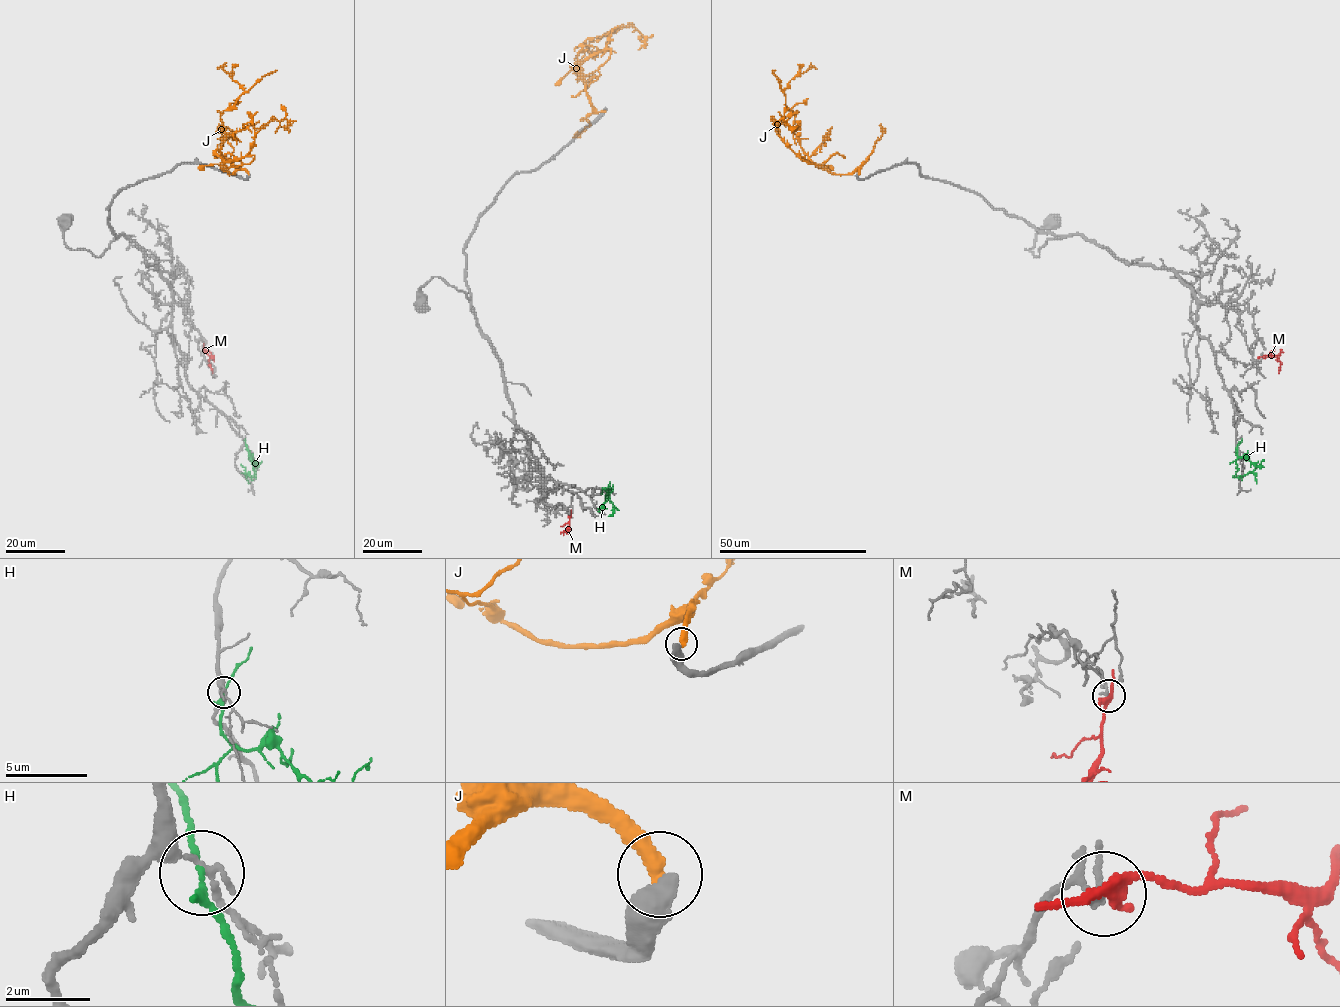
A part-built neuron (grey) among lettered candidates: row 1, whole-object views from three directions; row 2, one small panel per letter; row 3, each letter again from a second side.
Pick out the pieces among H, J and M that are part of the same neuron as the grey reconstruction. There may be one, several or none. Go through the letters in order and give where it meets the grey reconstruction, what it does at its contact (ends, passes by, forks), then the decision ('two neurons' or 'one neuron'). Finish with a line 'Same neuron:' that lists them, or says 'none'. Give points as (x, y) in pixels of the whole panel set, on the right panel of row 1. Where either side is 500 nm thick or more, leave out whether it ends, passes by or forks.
H: contact (1237, 447); it passes by; two neurons
J: contact (858, 174); two neurons
M: contact (1263, 357); it passes by; two neurons
Same neuron: none

